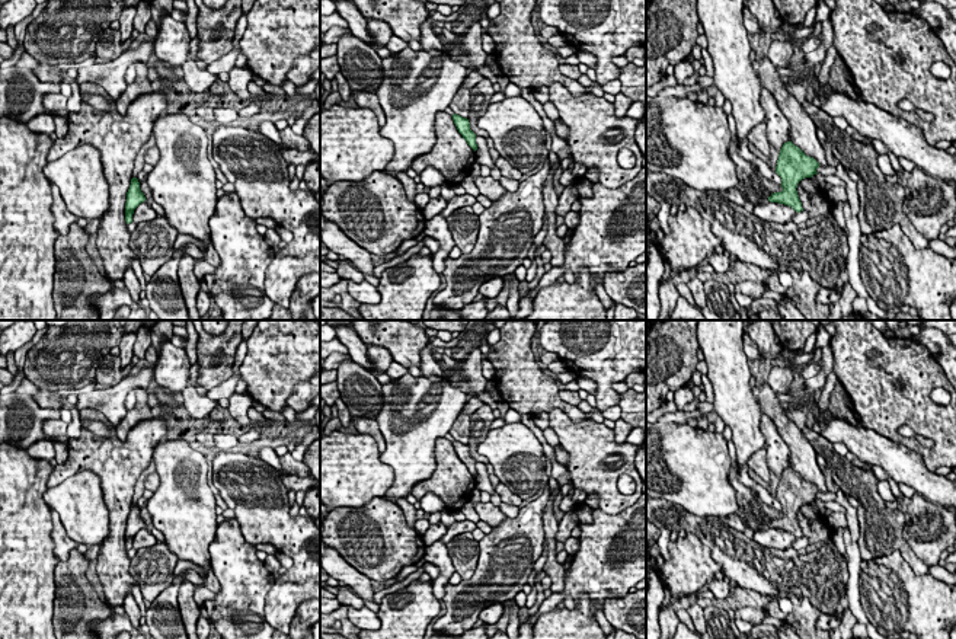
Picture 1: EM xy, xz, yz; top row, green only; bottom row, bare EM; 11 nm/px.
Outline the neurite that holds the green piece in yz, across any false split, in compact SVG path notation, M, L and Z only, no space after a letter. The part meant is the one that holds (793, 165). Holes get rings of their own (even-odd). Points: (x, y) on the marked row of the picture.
M792 141L784 143L776 166L783 191L771 194L768 201L789 205L796 213L803 211L796 188L802 179L816 175L818 167L819 163L813 157L806 156Z

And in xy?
M132 178L130 189L127 192L127 202L125 202L125 221L127 221L127 224L132 223L134 210L144 201L146 201L146 197L140 189L140 182L137 178Z

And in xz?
M454 114L453 121L454 121L458 132L467 141L467 144L476 151L477 150L476 134L470 130L469 119Z

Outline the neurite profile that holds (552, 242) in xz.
M549 160L549 164L550 164L550 172L543 189L543 202L544 202L543 226L547 227L547 234L543 243L546 249L551 252L551 261L550 261L551 266L562 266L565 262L566 245L565 245L565 240L556 234L556 230L557 230L556 207L559 202L559 195L556 194L553 186L554 170L551 167L554 163Z

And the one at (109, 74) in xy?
M154 38L151 41L144 41L134 49L125 49L118 58L109 61L96 61L89 67L79 68L76 82L80 83L96 83L109 96L109 99L116 103L119 96L127 89L125 73L130 66L135 61L146 63L154 51Z

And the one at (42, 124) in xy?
M48 112L32 118L29 122L26 122L26 127L36 134L51 135L55 131L54 119Z

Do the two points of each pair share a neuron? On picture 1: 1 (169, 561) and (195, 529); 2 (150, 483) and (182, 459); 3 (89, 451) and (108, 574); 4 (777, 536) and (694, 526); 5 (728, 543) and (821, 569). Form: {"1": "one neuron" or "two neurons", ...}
{"1": "two neurons", "2": "two neurons", "3": "one neuron", "4": "two neurons", "5": "one neuron"}

